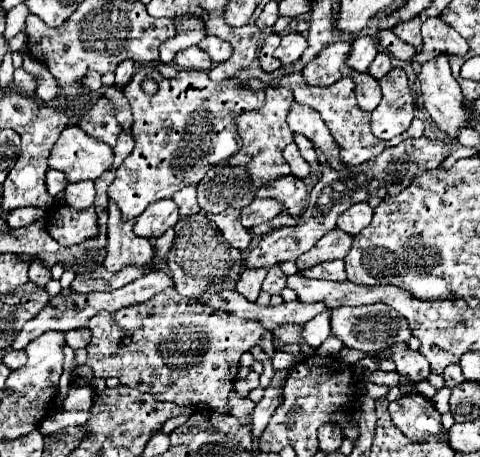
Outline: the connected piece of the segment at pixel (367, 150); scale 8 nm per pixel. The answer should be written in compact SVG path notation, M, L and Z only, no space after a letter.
M286 73L286 75L282 75L282 77L270 79L270 81L248 79L248 81L244 81L244 83L246 83L246 87L248 87L250 91L266 91L268 87L286 87L286 89L290 89L290 91L294 93L294 99L296 99L298 103L310 105L312 109L316 109L316 111L322 115L322 119L324 119L324 123L326 123L327 127L330 129L332 137L334 137L336 143L340 145L340 149L342 149L340 155L342 155L342 161L344 161L346 165L360 165L360 163L364 163L364 161L368 161L368 159L380 155L386 147L398 145L400 141L410 139L410 137L422 137L422 133L424 133L424 123L422 123L420 119L412 119L412 125L408 127L406 133L402 133L402 135L398 135L398 137L394 137L394 139L390 139L390 141L376 139L370 129L371 114L362 111L358 105L356 105L354 81L352 81L350 77L344 77L344 79L336 81L336 83L330 85L330 87L310 87L310 85L304 83L304 79L302 79L300 73Z

